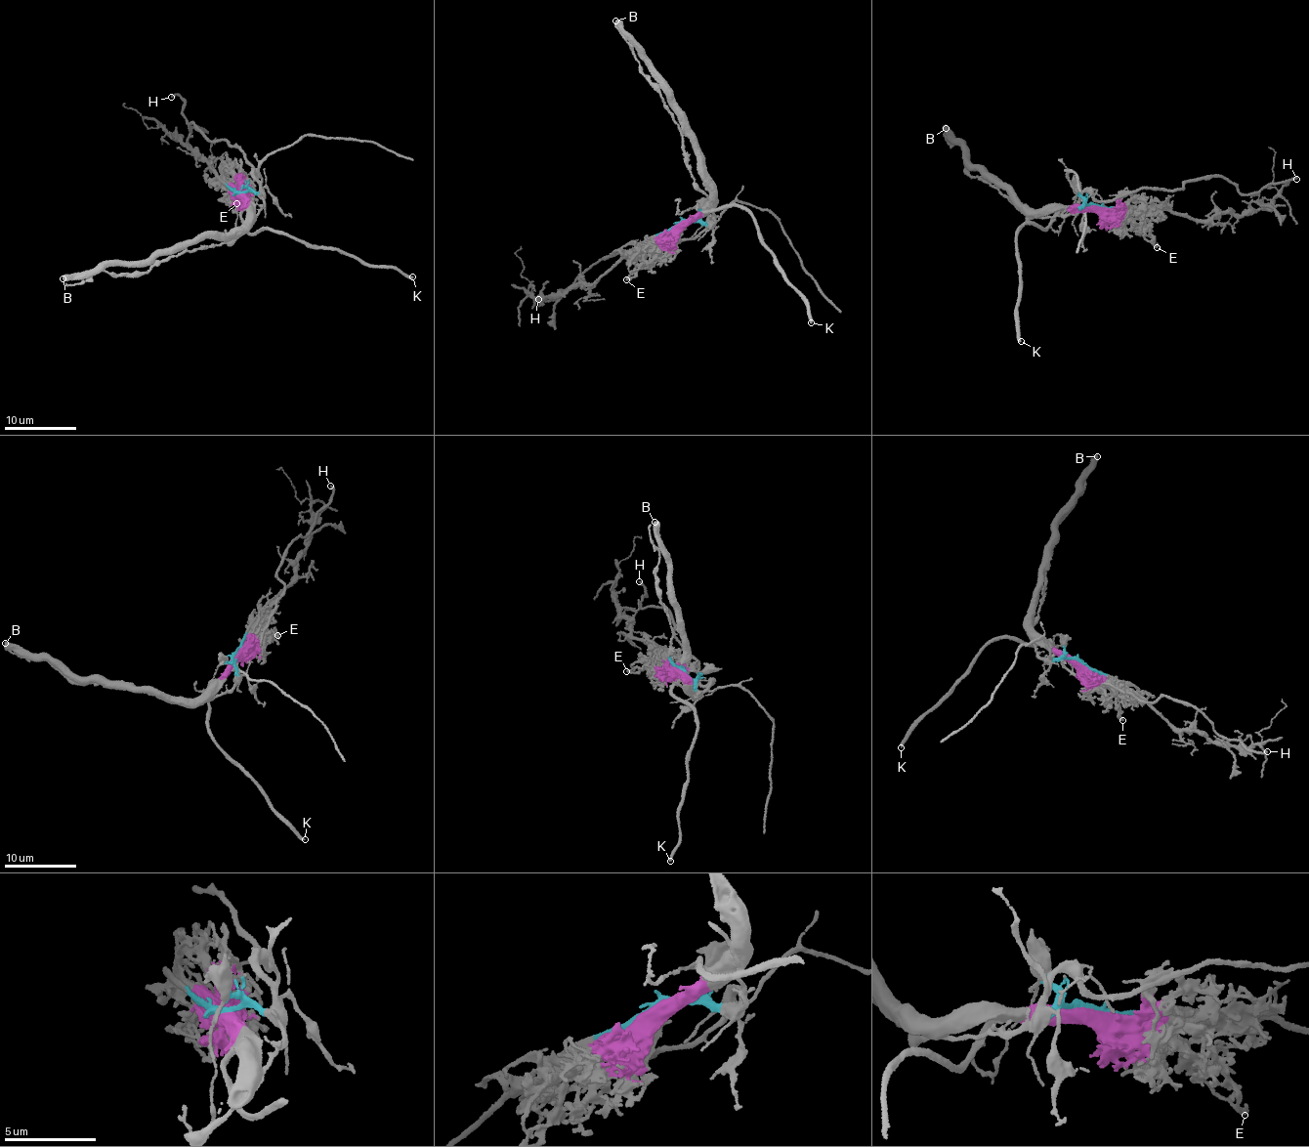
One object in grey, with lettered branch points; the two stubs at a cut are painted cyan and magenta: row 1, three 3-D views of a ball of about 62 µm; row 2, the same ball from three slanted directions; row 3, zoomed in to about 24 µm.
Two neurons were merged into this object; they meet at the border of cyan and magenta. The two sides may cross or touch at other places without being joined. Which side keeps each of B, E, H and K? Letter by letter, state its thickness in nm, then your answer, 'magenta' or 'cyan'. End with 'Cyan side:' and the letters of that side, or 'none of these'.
B: calibre 600 nm; magenta
E: calibre 200 nm; magenta
H: calibre 200 nm; cyan
K: calibre 320 nm; magenta
Cyan side: H

